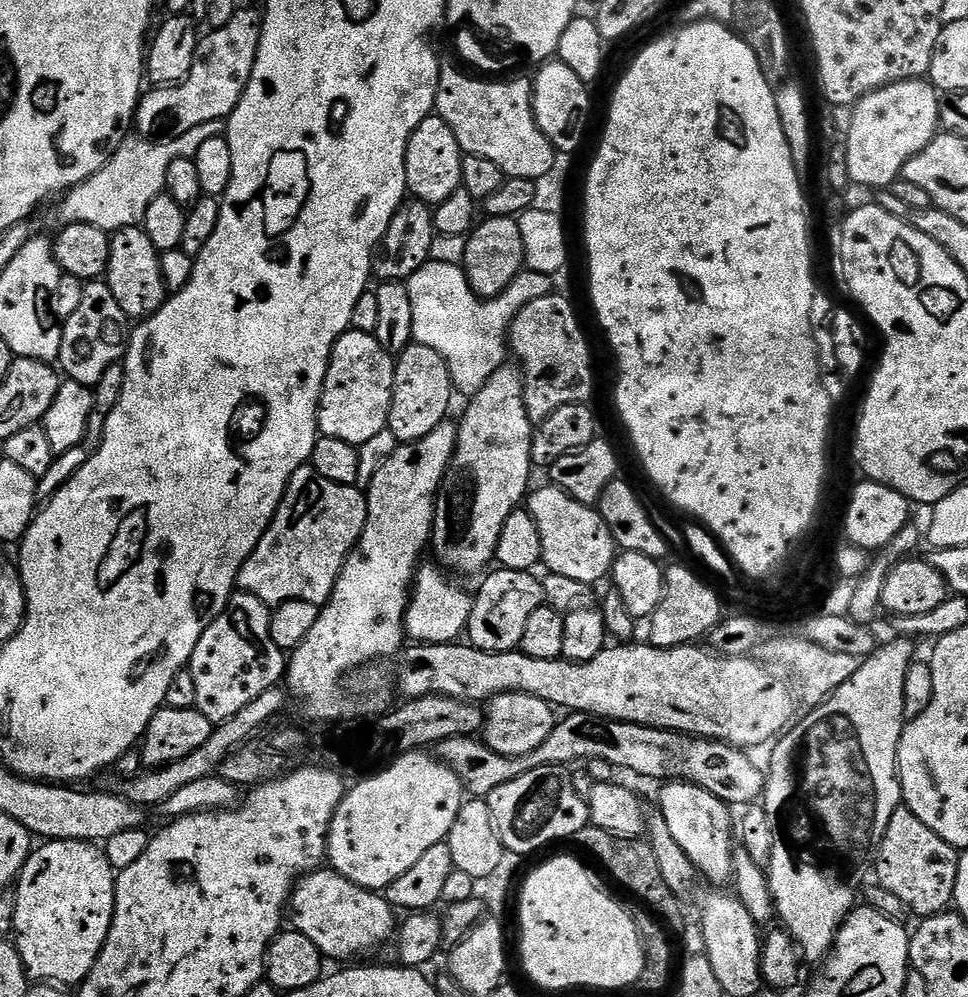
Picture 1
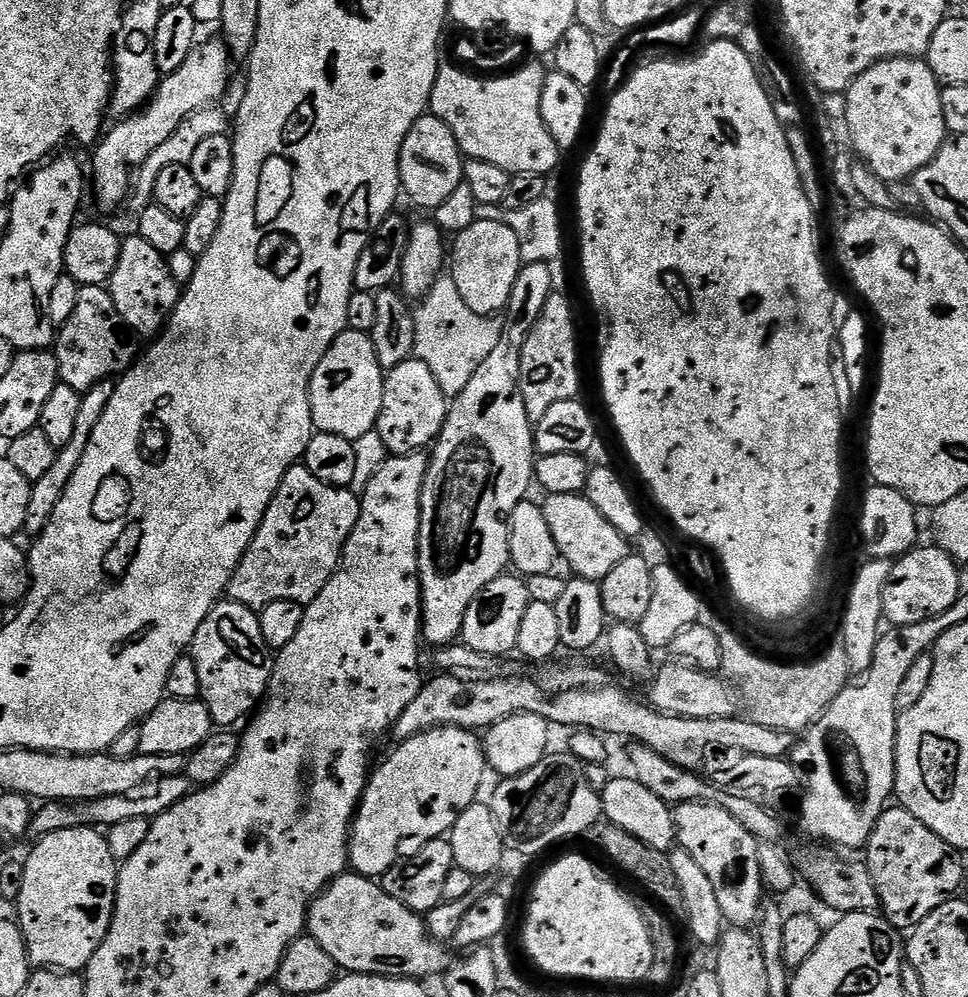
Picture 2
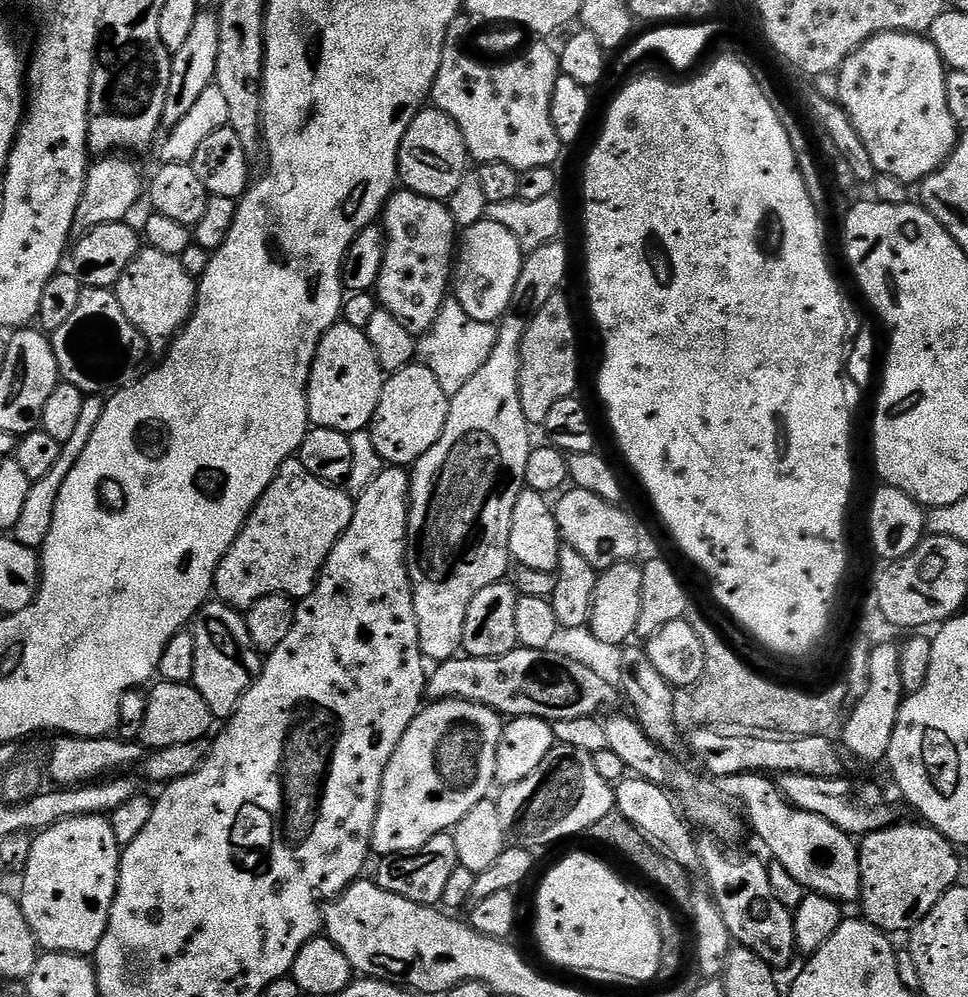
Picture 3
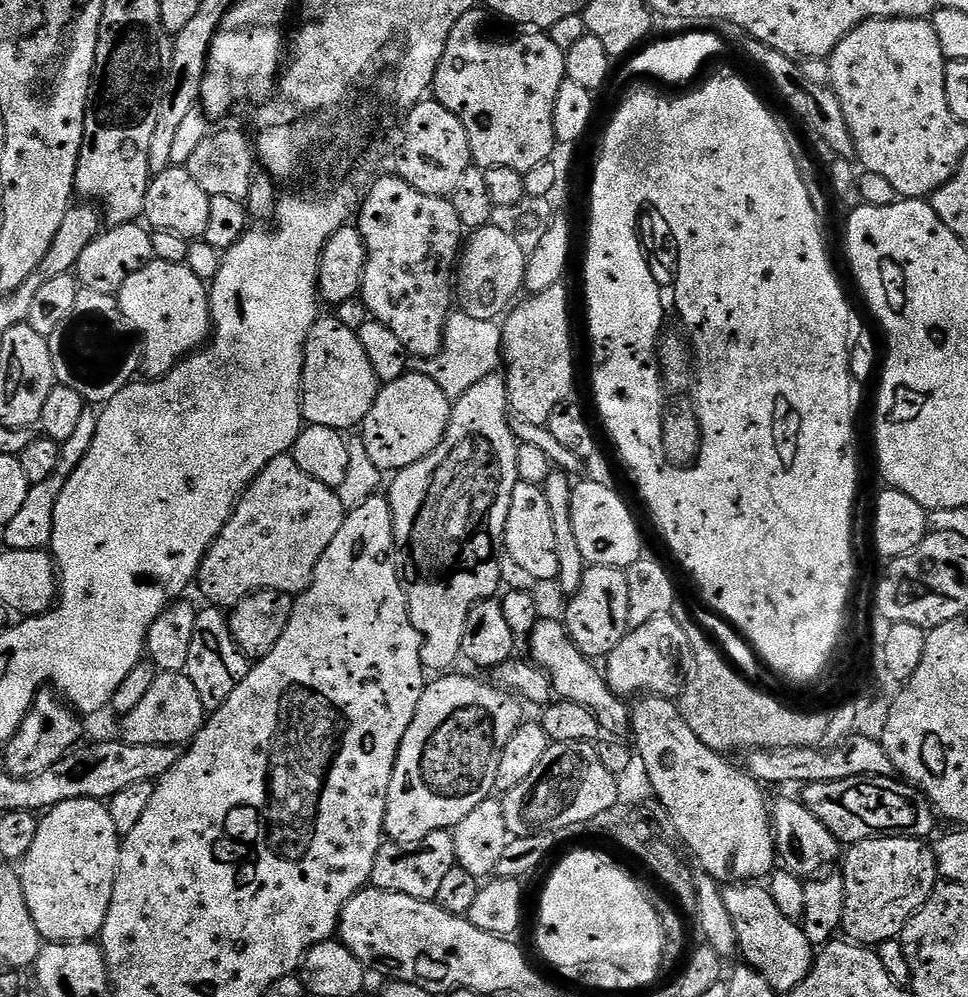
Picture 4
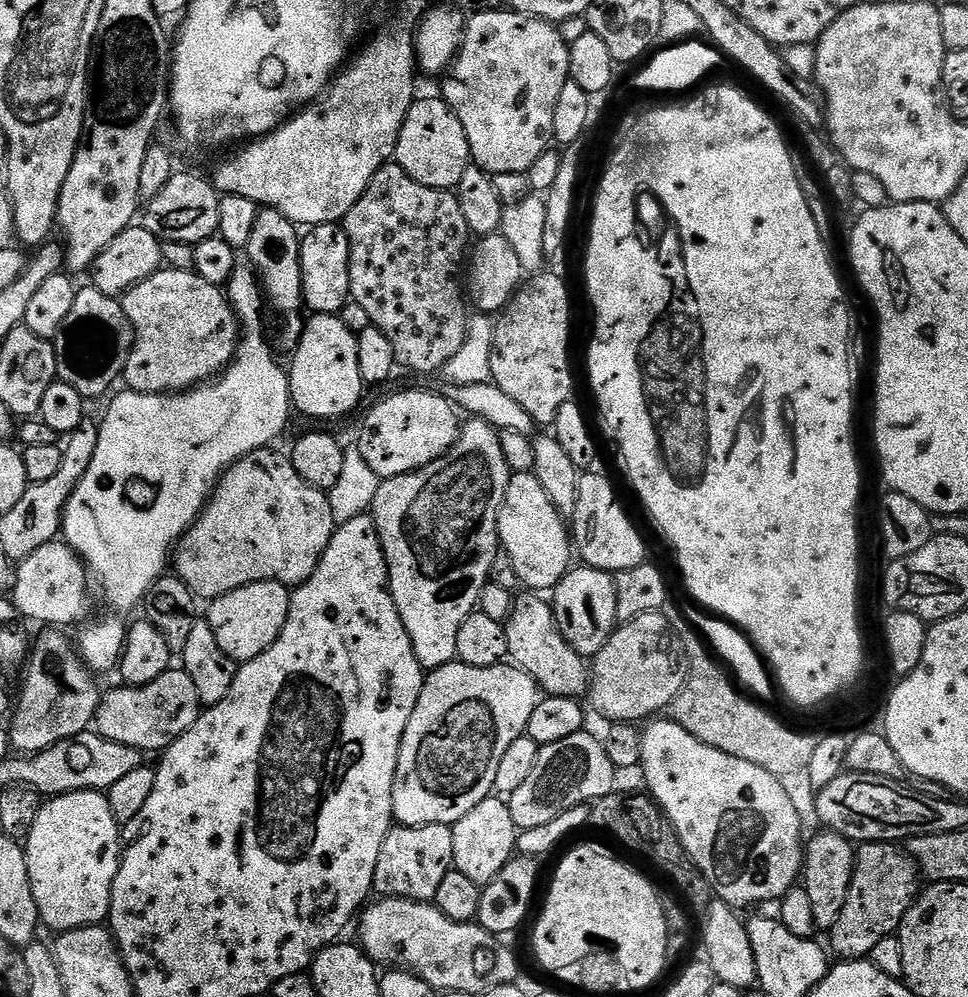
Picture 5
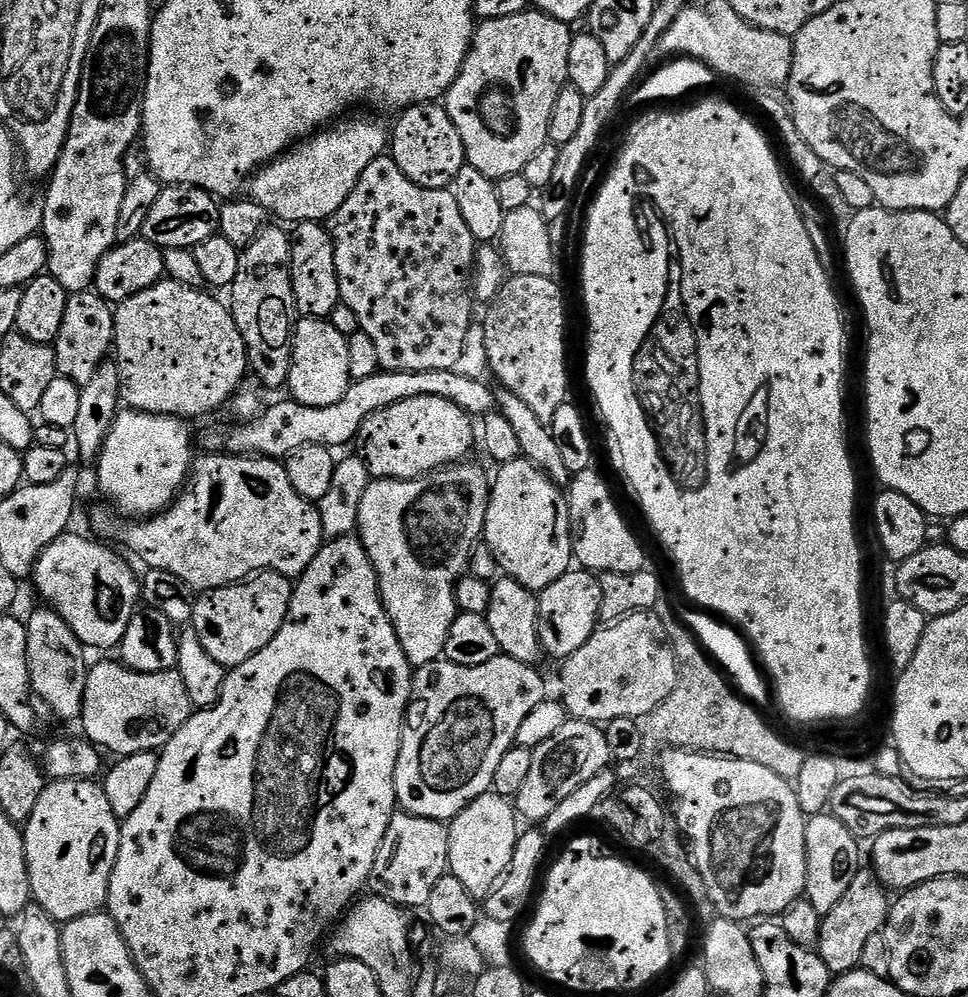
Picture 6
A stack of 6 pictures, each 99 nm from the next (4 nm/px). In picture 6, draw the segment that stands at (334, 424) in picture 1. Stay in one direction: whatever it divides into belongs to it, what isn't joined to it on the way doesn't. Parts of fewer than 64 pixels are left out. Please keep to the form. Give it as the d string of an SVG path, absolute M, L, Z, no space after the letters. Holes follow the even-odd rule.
M297 319L292 333L290 378L286 385L287 391L292 391L289 392L291 399L302 406L334 406L334 402L342 402L352 382L348 337L334 330L331 319Z

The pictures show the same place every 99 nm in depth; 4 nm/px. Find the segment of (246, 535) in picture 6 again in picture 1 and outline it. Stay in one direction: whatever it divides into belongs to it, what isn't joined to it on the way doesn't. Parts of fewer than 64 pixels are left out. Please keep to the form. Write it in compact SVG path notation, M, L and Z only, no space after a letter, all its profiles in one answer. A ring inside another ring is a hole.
M311 466L299 468L290 478L288 489L284 491L284 497L270 526L240 567L236 576L236 588L241 592L254 594L254 598L269 606L285 604L291 600L310 602L317 606L327 604L332 599L332 591L338 582L342 566L360 541L367 513L368 497L359 487L330 482L330 478L322 478L322 474L315 472Z

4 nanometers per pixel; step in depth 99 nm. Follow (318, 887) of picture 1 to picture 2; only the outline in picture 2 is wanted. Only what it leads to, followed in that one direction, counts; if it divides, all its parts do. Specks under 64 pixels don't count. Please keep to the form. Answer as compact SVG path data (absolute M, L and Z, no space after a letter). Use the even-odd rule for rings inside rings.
M351 870L345 871L344 875L337 880L333 880L319 896L313 900L308 908L308 922L306 925L307 935L314 938L314 942L318 942L318 946L322 946L322 950L326 950L326 954L330 954L330 958L334 958L337 969L343 970L348 974L359 974L361 976L398 976L401 980L419 980L427 981L427 976L439 977L441 974L447 973L450 963L450 955L443 943L436 940L429 934L425 917L418 912L411 912L406 906L402 906L402 902L398 902L398 898L390 898L390 894L386 894L386 890L380 888L379 883L375 879L367 876L361 876L360 873Z

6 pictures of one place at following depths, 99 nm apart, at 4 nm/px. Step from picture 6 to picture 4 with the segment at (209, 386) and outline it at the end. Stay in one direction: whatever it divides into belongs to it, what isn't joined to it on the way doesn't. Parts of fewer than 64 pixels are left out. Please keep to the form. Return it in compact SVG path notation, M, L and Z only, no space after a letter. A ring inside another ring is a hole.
M152 259L145 268L138 270L138 274L130 274L130 278L122 282L118 299L122 314L131 322L142 345L142 372L145 377L165 376L174 365L205 347L213 331L209 285L202 278L198 278L198 274L194 274L194 270L190 270L187 263L175 264Z

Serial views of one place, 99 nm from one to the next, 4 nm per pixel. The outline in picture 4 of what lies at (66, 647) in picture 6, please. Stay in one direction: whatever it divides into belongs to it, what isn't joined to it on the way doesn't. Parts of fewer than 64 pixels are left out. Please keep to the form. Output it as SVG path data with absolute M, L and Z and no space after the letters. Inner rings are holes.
M44 688L36 693L31 710L21 722L15 735L5 745L4 764L5 771L12 776L24 779L40 774L43 770L57 764L76 745L81 743L84 734L83 720L69 705L51 689Z

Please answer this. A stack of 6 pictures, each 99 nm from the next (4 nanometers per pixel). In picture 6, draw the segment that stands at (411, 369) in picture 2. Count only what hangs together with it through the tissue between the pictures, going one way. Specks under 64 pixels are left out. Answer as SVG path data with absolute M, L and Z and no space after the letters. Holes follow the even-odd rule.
M419 396L398 402L370 417L362 429L363 440L362 459L373 477L381 480L417 480L419 476L426 476L437 468L455 464L467 457L464 455L471 450L472 440L474 444L474 420L467 412L454 406L454 402L446 402L446 398Z

